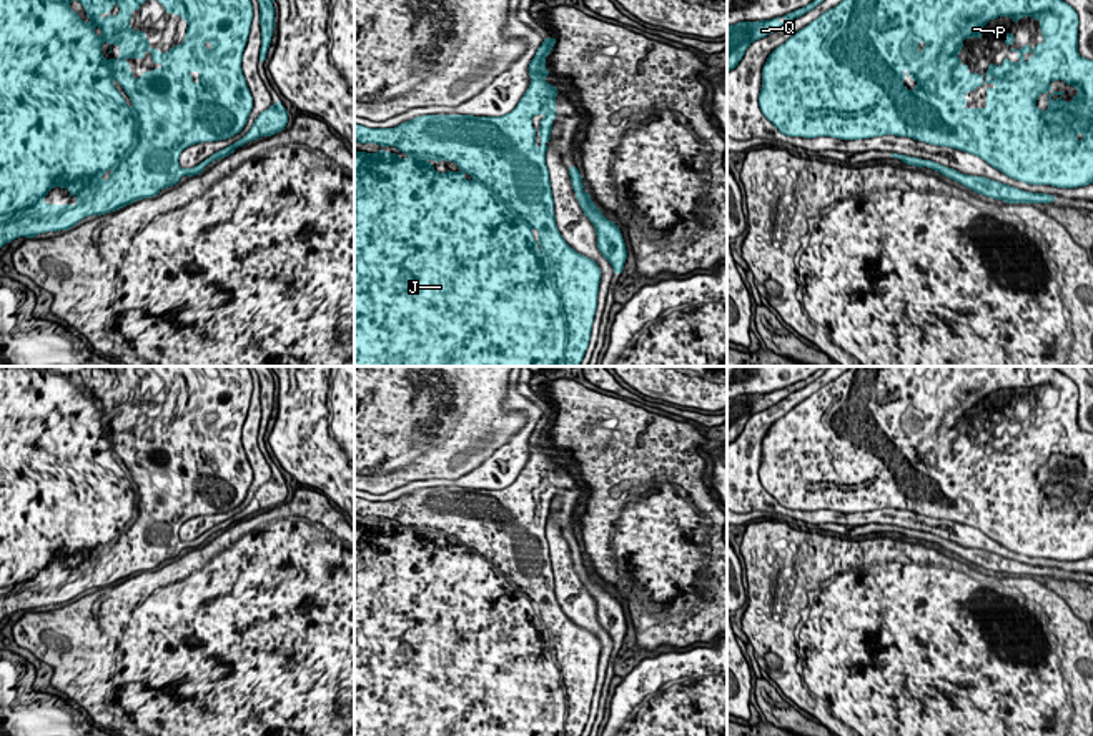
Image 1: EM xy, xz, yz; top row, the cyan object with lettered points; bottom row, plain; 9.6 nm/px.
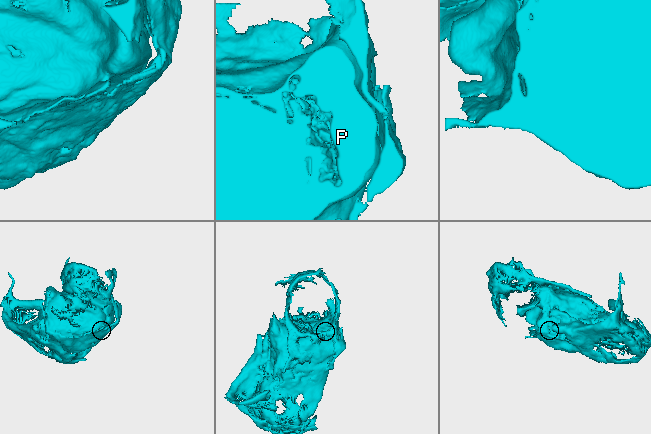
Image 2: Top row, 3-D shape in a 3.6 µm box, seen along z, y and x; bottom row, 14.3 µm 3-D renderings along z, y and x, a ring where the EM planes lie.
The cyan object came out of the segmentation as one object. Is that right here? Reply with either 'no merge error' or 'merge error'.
no merge error

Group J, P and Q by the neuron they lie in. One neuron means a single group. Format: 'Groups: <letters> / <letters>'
Groups: J P Q

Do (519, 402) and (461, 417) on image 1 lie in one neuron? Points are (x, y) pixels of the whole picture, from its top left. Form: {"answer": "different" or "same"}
{"answer": "different"}

